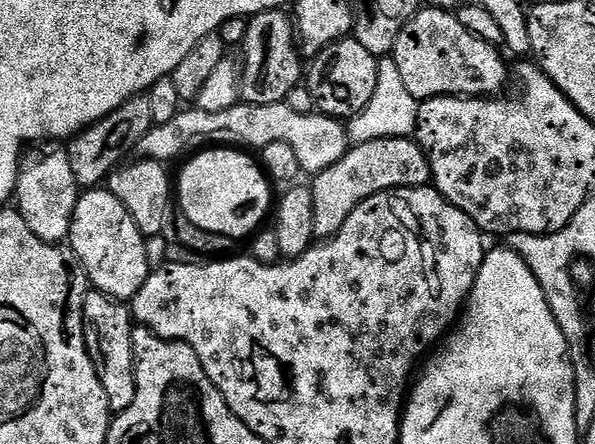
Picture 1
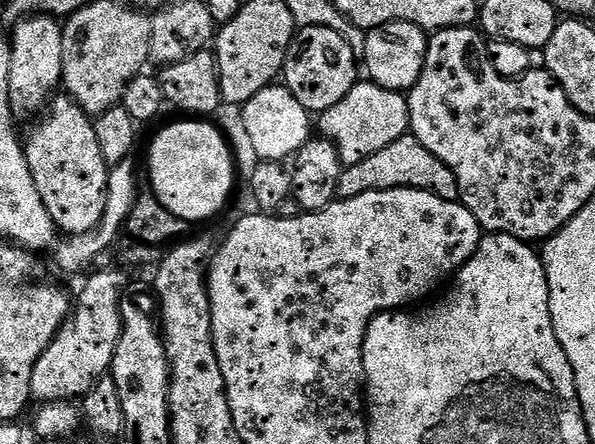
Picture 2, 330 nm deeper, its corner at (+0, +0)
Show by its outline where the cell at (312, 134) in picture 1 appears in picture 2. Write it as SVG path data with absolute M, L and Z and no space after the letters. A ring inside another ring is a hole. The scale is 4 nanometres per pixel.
M371 82L356 83L338 106L330 106L330 110L318 116L319 135L336 147L344 166L362 162L362 158L370 158L378 150L386 150L390 142L405 136L409 128L407 95Z

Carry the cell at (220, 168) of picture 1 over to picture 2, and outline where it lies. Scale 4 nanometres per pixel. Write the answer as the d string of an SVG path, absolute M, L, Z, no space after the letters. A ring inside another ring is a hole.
M180 118L177 124L168 124L156 137L152 140L152 145L148 148L148 176L152 179L150 184L151 192L162 202L162 206L166 206L166 210L170 210L170 214L174 214L178 218L189 222L195 222L195 220L208 220L211 216L216 216L224 207L228 204L228 199L232 196L232 183L236 180L236 168L232 165L232 152L228 149L228 144L224 141L224 136L215 128L214 125L208 124L212 122L205 122L200 118Z

